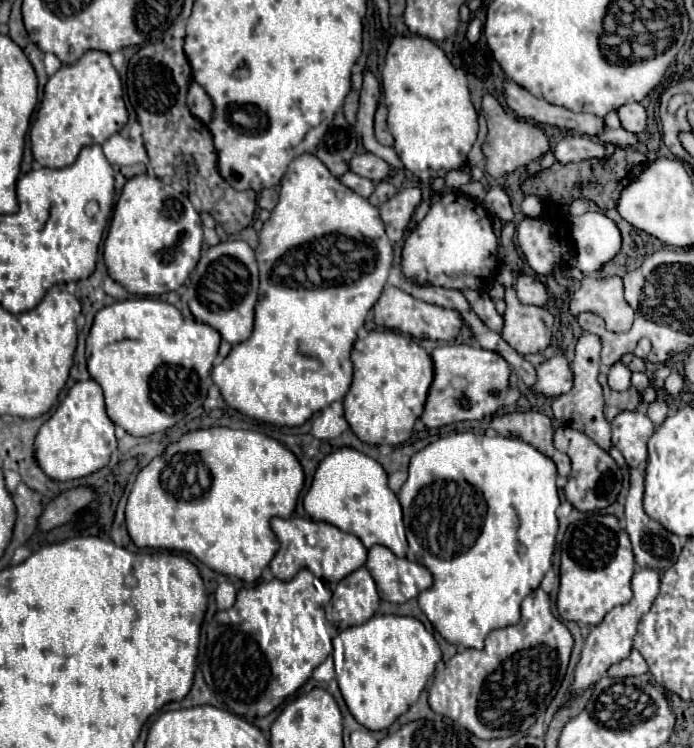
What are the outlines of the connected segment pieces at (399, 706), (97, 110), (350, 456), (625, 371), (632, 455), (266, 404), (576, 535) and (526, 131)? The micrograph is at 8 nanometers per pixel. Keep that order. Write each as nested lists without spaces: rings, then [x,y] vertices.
[[[377,614],[361,626],[340,632],[332,642],[332,658],[349,712],[367,730],[385,730],[409,710],[441,660],[441,648],[423,622],[411,616]]]
[[[89,50],[75,64],[61,70],[45,84],[37,120],[31,126],[33,158],[45,168],[71,166],[79,152],[91,144],[103,144],[127,124],[123,84],[107,52]]]
[[[339,448],[319,462],[313,484],[303,498],[303,506],[313,520],[329,522],[343,532],[359,536],[367,548],[383,544],[391,548],[395,556],[405,556],[407,552],[404,524],[401,530],[401,504],[387,488],[387,474],[379,462],[355,448]]]
[[[617,360],[617,364],[613,364],[609,370],[609,386],[619,392],[627,390],[631,386],[631,376],[633,376],[631,368],[627,364],[623,364],[621,360]]]
[[[621,412],[611,422],[613,444],[625,456],[629,466],[639,466],[647,460],[647,440],[655,426],[643,412]]]
[[[313,154],[289,164],[281,180],[279,202],[259,232],[259,300],[255,330],[249,340],[231,348],[229,356],[211,372],[225,402],[245,416],[277,426],[301,426],[313,412],[341,400],[351,386],[351,350],[365,316],[379,300],[393,262],[393,246],[385,234],[379,210],[335,178]]]
[[[589,514],[569,524],[561,548],[561,588],[557,594],[557,612],[563,620],[595,626],[611,608],[631,600],[635,554],[625,528],[615,516]]]
[[[485,94],[483,96],[483,106],[481,106],[485,118],[487,118],[487,126],[489,126],[489,134],[487,140],[483,144],[483,154],[485,154],[485,170],[493,176],[493,178],[501,178],[513,170],[517,170],[519,166],[525,166],[537,158],[541,158],[545,152],[549,152],[549,138],[545,134],[545,130],[541,126],[537,126],[535,122],[523,120],[523,118],[515,118],[511,116],[495,96]]]

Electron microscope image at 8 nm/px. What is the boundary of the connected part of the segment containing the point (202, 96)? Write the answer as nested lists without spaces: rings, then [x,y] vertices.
[[[191,80],[191,88],[187,94],[187,106],[195,118],[199,118],[203,124],[209,124],[213,118],[213,102],[209,94],[195,82]]]

